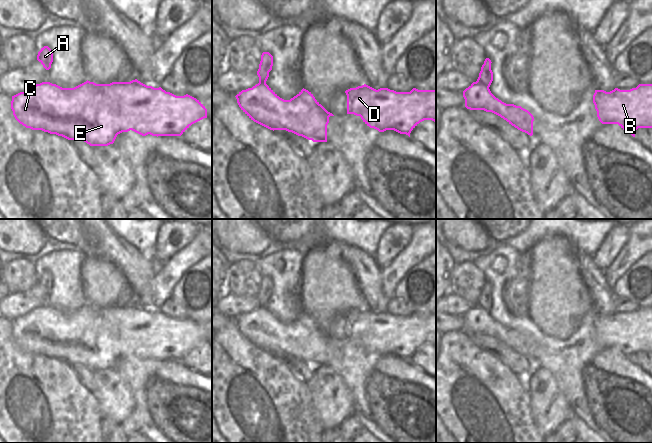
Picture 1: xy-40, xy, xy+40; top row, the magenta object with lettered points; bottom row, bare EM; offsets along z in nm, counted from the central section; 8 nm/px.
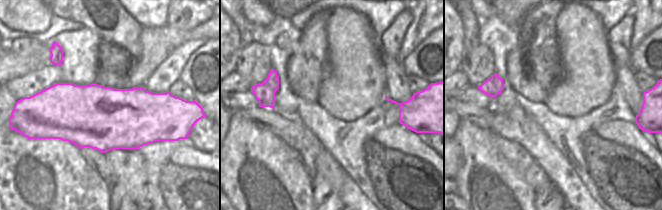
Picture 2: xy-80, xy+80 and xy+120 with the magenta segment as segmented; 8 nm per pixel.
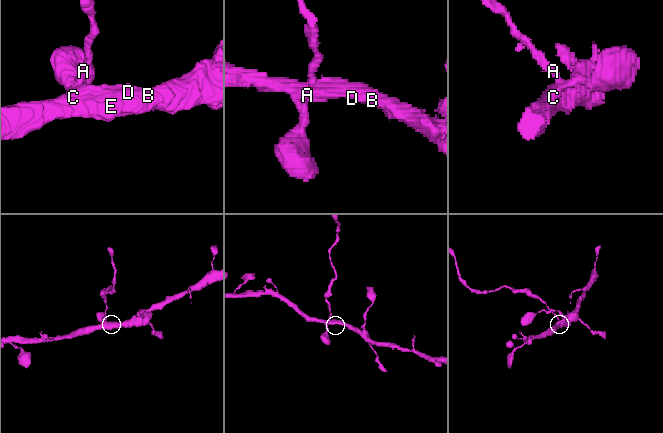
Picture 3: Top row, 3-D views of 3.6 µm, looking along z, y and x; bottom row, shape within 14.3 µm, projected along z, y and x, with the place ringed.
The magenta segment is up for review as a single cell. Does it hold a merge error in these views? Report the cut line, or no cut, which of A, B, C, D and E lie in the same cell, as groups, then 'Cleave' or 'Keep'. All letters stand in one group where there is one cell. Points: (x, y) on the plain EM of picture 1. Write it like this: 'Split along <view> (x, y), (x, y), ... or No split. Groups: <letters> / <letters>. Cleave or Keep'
Split along xy (260, 287), (266, 291), (268, 296). Groups: A / B C D E. Cleave

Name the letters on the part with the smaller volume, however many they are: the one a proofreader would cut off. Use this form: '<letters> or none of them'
A

